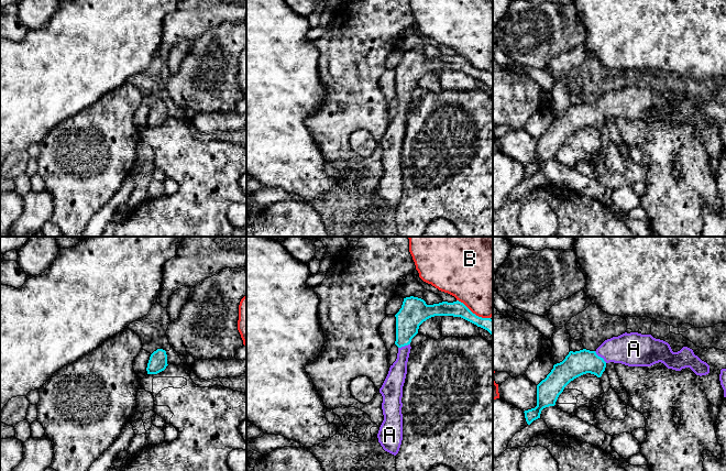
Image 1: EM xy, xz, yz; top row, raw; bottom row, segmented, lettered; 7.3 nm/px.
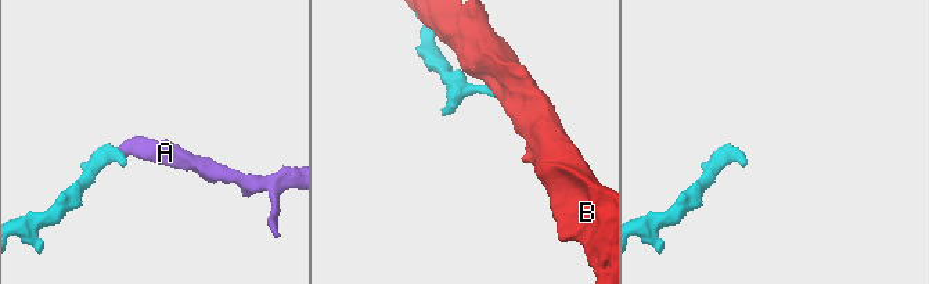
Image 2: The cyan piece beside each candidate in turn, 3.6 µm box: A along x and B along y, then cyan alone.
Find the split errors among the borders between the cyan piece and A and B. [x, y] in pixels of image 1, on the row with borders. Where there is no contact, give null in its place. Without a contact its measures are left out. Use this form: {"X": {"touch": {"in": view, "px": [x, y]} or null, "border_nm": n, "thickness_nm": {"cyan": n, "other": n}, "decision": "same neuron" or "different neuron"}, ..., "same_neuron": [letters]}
{"A": {"touch": {"in": "yz", "px": [600, 357]}, "border_nm": 130, "thickness_nm": {"cyan": 180, "other": 240}, "decision": "same neuron"}, "B": {"touch": {"in": "xz", "px": [472, 313]}, "border_nm": 280, "thickness_nm": {"cyan": 110, "other": 480}, "decision": "different neuron"}, "same_neuron": ["A"]}

